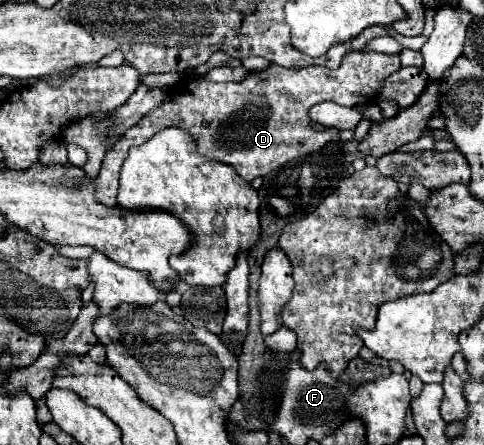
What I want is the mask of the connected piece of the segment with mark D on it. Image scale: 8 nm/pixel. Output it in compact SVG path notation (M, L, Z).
M348 52L338 70L326 66L284 68L270 64L266 70L250 72L242 82L212 82L206 76L186 78L166 92L162 104L150 110L136 126L132 126L104 156L100 174L96 178L94 198L104 206L118 206L118 178L122 162L132 146L140 146L150 140L160 128L176 126L186 130L202 156L232 166L240 178L252 182L258 176L266 176L284 164L318 152L332 142L340 142L338 128L314 130L314 122L308 110L324 100L332 100L340 106L360 106L376 102L380 84L398 68L400 56L380 52Z

